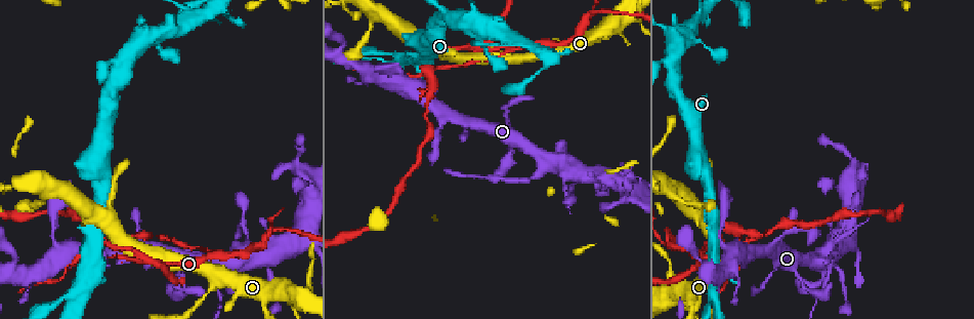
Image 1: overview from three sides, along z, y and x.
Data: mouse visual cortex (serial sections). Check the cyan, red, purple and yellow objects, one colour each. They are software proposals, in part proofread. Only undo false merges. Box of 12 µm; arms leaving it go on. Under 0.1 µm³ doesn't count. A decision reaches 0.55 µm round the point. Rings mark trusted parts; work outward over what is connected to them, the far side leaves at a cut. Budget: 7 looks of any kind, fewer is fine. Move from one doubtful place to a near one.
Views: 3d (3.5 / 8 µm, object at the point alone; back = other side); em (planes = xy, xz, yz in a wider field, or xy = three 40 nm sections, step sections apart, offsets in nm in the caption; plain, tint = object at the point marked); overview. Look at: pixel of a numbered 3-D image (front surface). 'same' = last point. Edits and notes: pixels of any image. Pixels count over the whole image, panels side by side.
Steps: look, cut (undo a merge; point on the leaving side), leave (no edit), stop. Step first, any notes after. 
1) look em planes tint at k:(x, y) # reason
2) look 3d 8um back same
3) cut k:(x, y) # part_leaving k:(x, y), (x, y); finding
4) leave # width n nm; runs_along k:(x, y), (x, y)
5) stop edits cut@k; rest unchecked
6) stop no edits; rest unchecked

look 3d 3.5um at 1:(714, 292) # sudden change in width

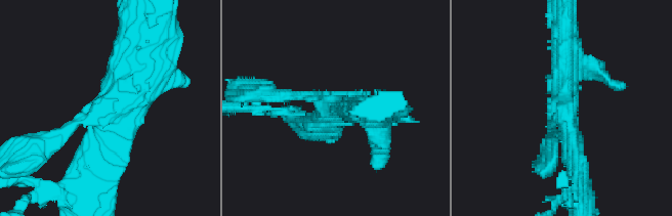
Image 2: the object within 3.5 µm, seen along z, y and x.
look em xy step 1 plain at 2:(118, 112)

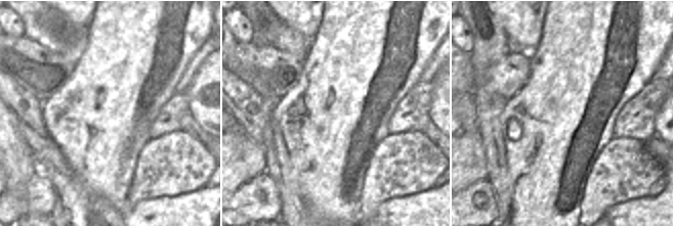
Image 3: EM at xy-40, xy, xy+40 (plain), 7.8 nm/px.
look em xy step 1 tint same

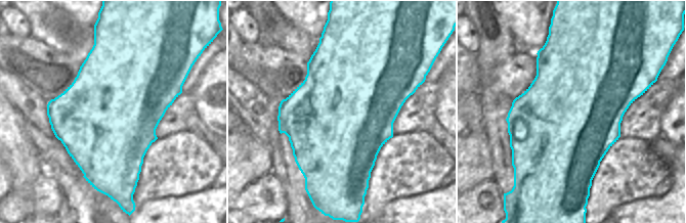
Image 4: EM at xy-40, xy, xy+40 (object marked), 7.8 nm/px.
leave # arm_widths 150, 300, 500 nm; runs_along 2:(144, 50), (91, 167); all the same cell

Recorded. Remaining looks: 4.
look 3d 3.5um at 1:(530, 177) # thick turns thin

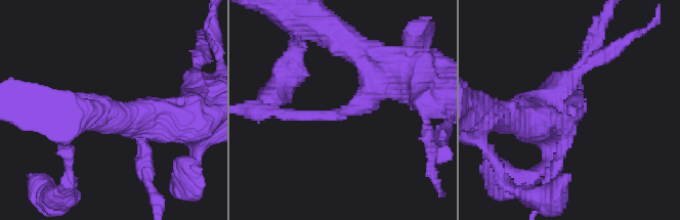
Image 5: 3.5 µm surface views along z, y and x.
look em xy step 3 tint at 5:(343, 113) # need the tissue

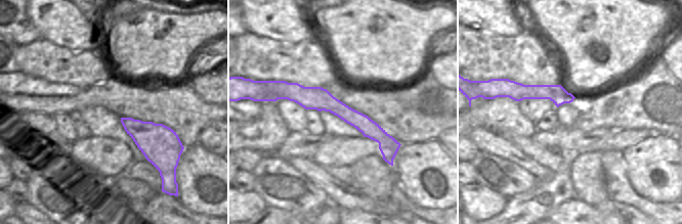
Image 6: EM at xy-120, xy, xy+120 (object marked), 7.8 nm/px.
cut 5:(301, 117) # part_leaving 5:(334, 115), (286, 115), (255, 110); a second cell is stuck on

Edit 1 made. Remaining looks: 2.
look 3d 8um at 1:(587, 15) # three arms meet

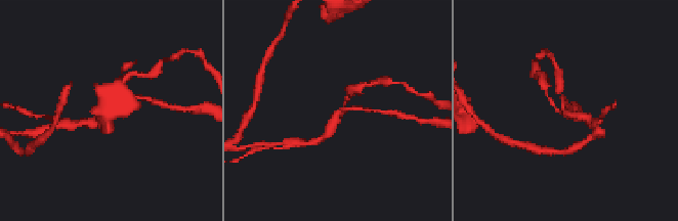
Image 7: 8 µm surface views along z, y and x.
look em planes tint at 7:(567, 112) # arms 3; arm_widths 150, 150, 300 nm

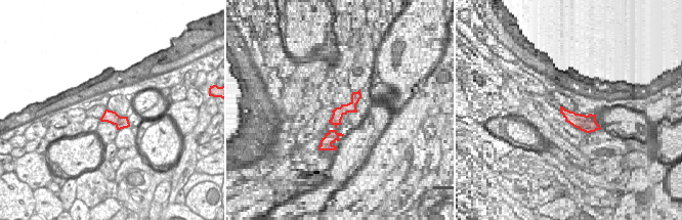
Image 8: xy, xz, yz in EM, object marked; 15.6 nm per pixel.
cut 7:(544, 86) # width 190 nm; border 8:(121, 117), (115, 124); a second cell is stuck on

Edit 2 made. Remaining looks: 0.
stop edits cut@5, cut@7; rest unchecked

